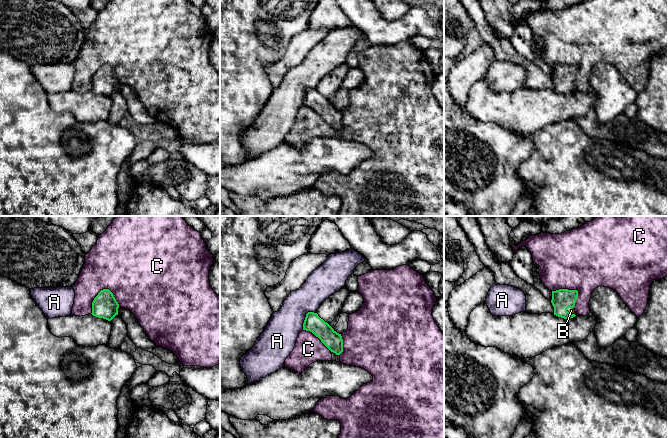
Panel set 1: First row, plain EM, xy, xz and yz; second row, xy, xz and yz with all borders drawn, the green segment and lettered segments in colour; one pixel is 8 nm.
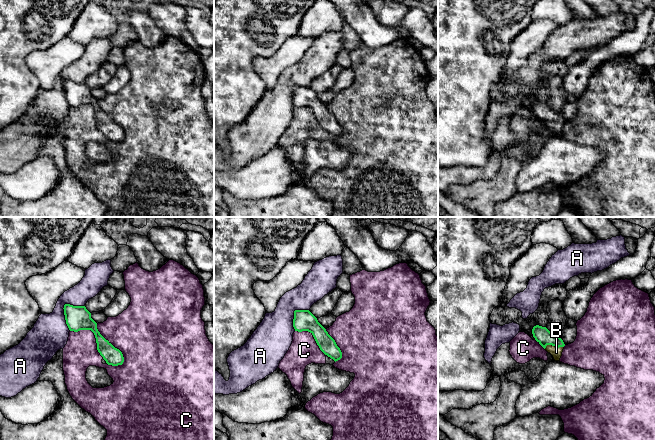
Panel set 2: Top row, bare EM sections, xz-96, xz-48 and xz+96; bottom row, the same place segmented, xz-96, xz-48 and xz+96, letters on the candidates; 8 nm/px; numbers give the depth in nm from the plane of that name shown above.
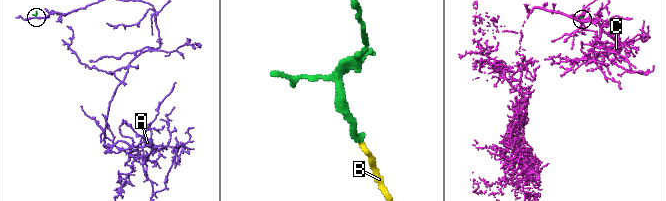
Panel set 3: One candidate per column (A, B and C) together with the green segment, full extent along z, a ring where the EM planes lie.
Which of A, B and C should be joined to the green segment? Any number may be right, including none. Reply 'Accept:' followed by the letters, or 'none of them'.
Accept: B

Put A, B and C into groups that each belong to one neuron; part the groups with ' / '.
A / B / C

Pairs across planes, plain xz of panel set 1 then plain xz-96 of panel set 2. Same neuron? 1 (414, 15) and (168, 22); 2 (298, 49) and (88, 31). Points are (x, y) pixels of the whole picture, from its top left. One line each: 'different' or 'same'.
1: different
2: different

